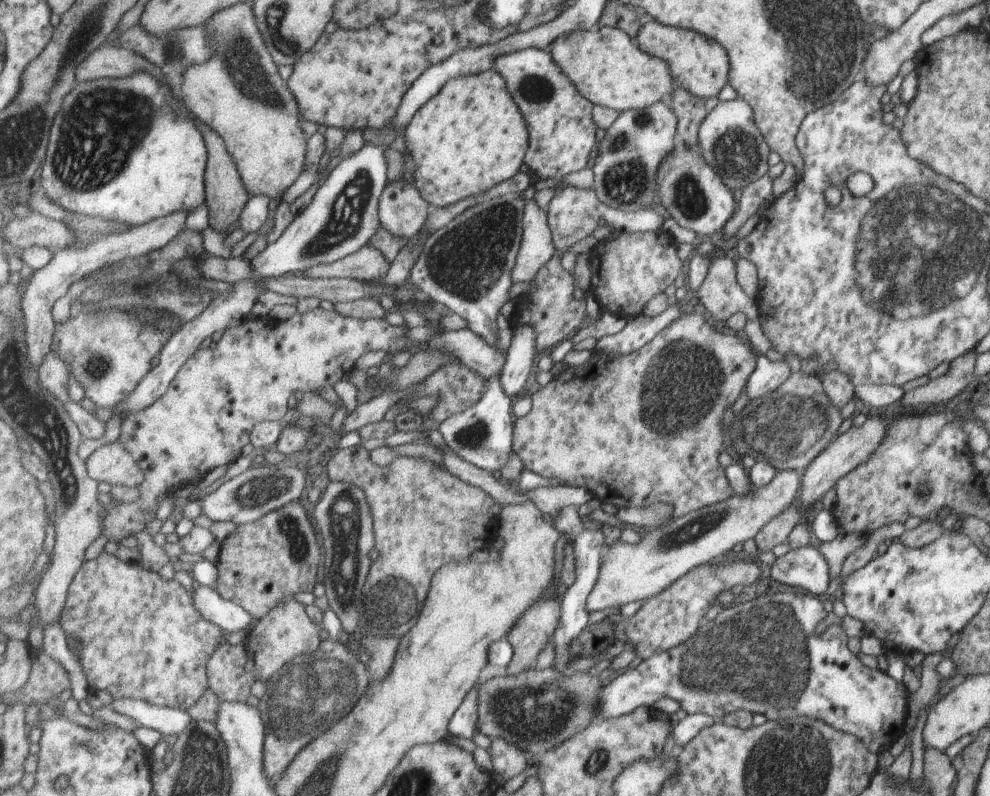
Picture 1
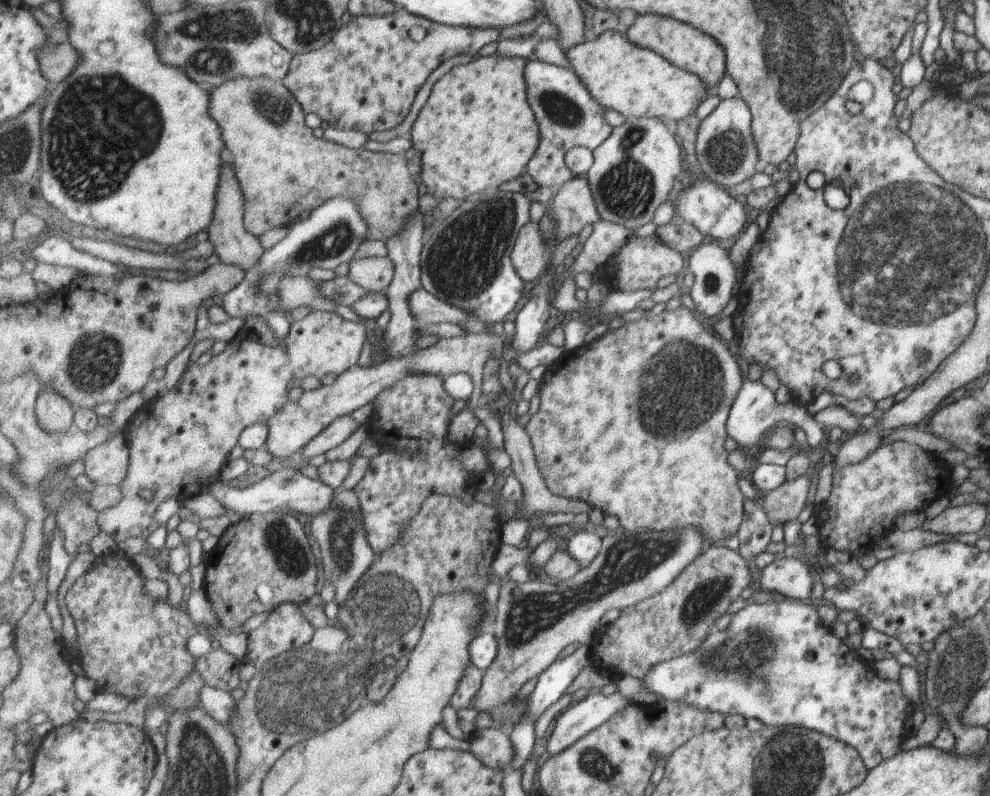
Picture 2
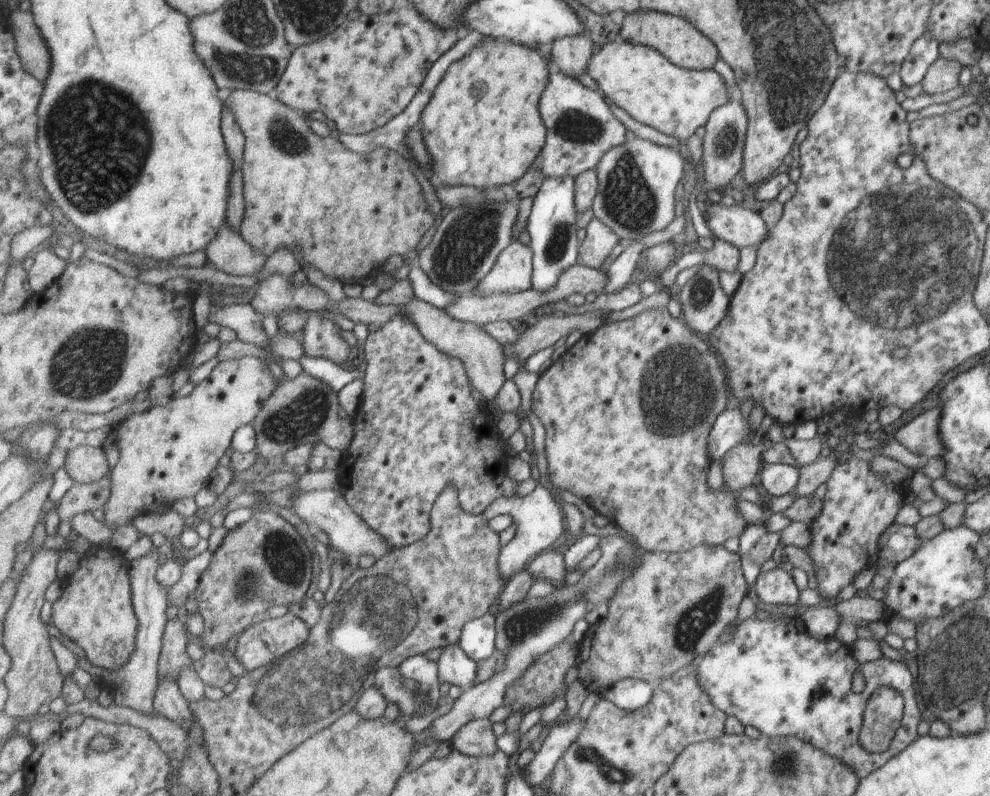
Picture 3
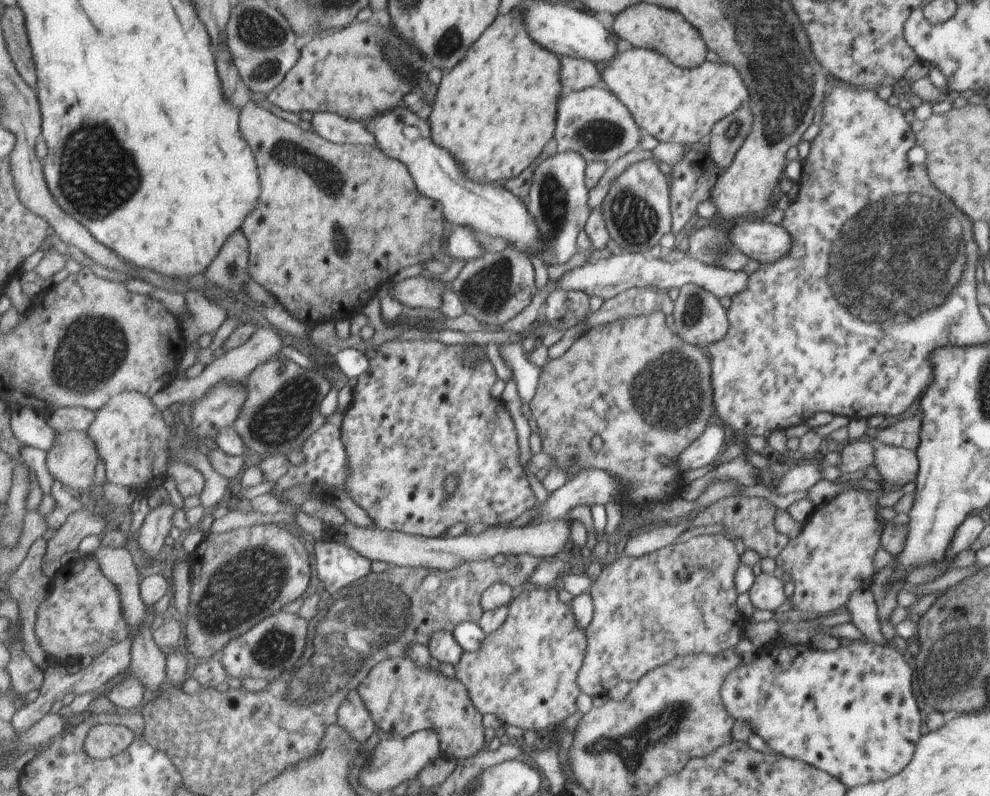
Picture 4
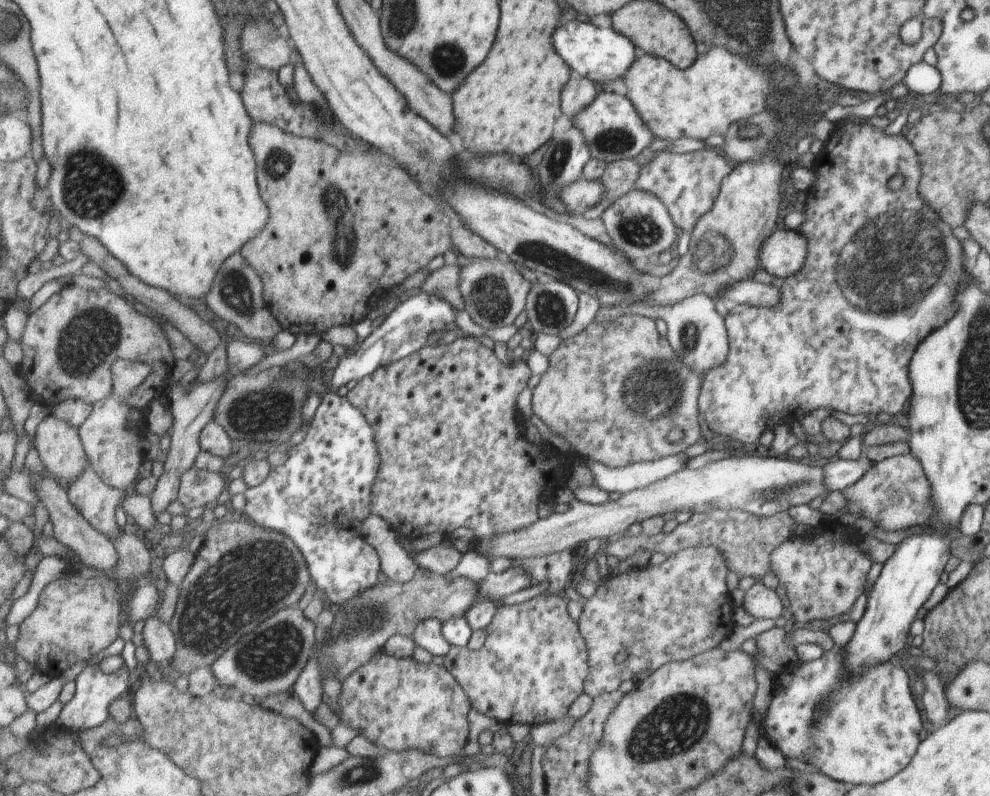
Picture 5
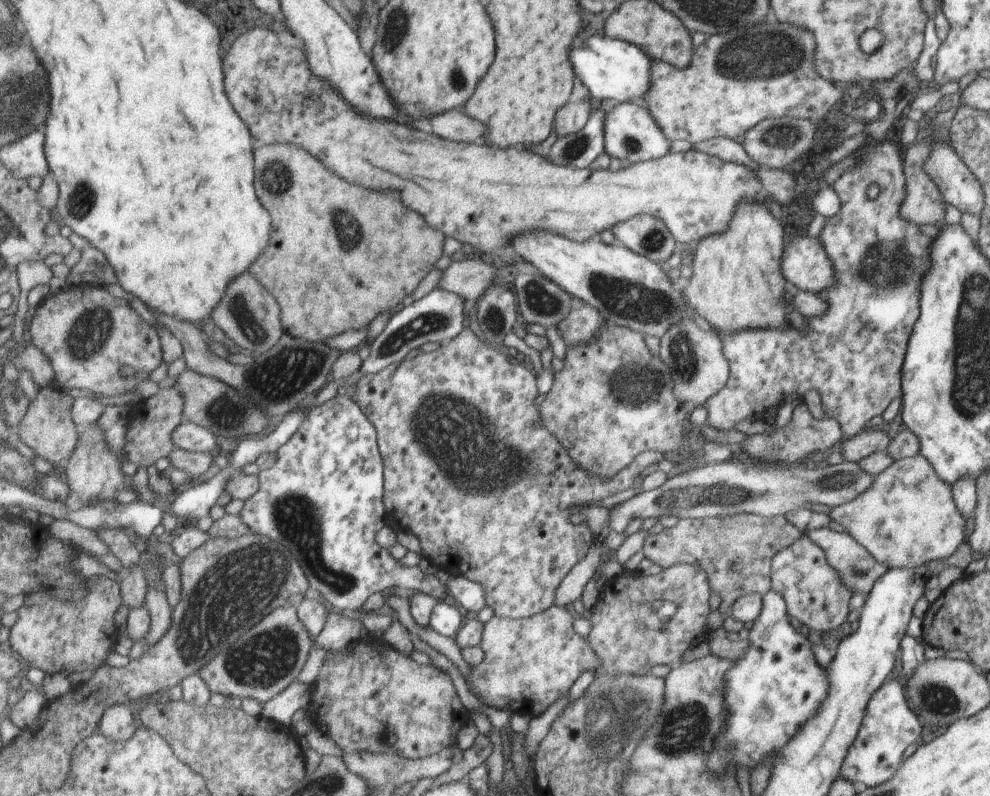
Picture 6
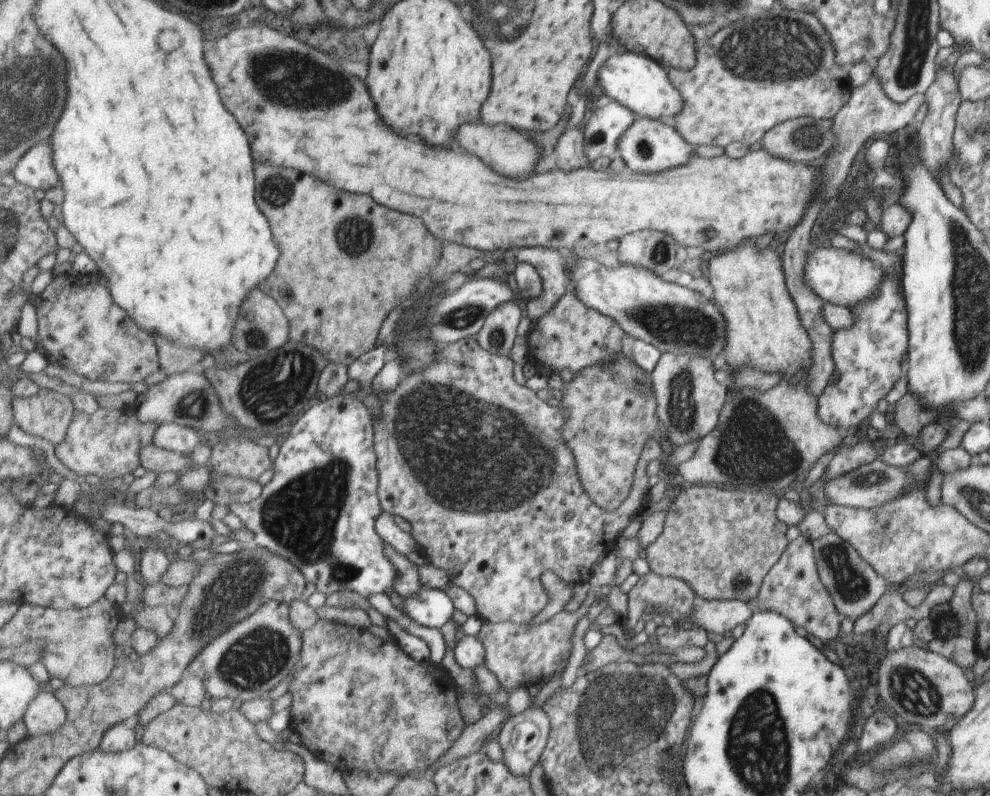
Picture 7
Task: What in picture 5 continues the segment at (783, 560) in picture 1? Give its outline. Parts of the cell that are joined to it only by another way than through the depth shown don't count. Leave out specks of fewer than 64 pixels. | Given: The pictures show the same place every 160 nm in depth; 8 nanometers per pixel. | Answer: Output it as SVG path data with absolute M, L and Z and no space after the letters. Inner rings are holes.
M757 582L744 592L741 607L749 616L759 620L775 620L786 612L784 603L779 600L775 591Z

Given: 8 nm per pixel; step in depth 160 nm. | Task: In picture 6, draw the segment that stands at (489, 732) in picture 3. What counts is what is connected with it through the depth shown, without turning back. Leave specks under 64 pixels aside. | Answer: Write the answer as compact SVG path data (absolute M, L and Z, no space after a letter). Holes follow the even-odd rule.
M362 639L342 652L329 651L313 683L313 698L318 708L317 727L331 734L346 754L368 751L400 755L407 759L439 756L447 748L457 745L459 730L470 720L470 712L459 700L451 676L432 665L421 665L382 639Z

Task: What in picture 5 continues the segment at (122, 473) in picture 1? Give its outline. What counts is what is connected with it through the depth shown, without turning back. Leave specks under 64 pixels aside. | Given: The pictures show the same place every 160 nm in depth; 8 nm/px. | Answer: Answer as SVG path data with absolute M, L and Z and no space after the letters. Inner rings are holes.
M53 413L36 426L32 444L45 470L57 478L72 482L89 465L79 429Z

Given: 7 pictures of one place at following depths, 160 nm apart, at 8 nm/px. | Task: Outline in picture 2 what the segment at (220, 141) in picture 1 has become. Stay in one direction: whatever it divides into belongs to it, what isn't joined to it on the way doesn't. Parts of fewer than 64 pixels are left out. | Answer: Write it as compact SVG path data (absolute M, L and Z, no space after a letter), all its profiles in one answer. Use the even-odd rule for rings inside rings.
M231 161L223 164L218 189L218 207L214 215L214 223L208 232L209 241L214 245L215 254L225 265L236 265L243 271L251 271L259 264L265 248L257 236L250 234L245 225L245 198L239 185L235 169Z

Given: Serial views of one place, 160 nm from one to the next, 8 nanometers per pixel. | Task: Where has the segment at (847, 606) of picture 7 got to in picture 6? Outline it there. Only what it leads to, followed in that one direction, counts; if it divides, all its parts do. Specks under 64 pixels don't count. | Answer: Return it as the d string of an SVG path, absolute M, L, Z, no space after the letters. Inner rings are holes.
M822 527L807 530L804 534L813 544L821 548L826 560L830 562L831 568L835 568L835 572L839 572L843 584L847 584L847 588L851 588L851 592L855 592L857 603L860 603L871 591L879 576L882 576L883 572L888 570L885 564L879 564L877 560L874 560L870 556L869 550L858 544L849 533L835 532L829 528Z

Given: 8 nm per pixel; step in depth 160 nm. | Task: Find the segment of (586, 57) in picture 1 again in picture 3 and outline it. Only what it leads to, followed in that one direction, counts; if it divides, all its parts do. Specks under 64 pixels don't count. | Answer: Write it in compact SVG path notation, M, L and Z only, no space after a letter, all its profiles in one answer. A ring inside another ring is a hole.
M630 41L621 43L607 42L599 49L599 52L591 56L587 73L599 86L599 92L607 96L616 109L625 111L639 126L649 126L659 133L675 138L683 142L694 135L695 130L709 122L709 117L715 108L723 107L736 93L726 87L722 77L711 70L695 71L683 69L667 61L661 53L653 48L634 44Z

